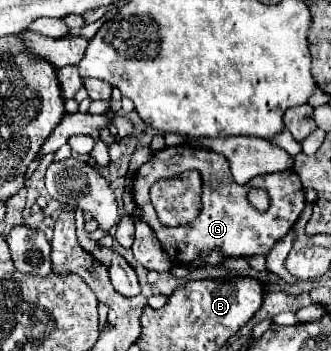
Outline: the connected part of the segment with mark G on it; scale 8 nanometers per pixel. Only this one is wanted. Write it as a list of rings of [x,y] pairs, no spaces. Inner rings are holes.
[[[189,145],[165,147],[155,151],[151,159],[135,173],[133,181],[133,199],[141,211],[141,219],[155,231],[163,251],[169,255],[173,265],[189,265],[201,259],[209,251],[219,251],[225,257],[253,257],[253,255],[267,255],[273,245],[287,235],[287,231],[299,219],[305,207],[305,191],[303,185],[293,171],[261,175],[251,179],[247,185],[239,185],[233,181],[229,173],[229,163],[221,153],[209,149],[191,149]],[[197,169],[203,177],[203,193],[201,193],[201,211],[197,219],[189,225],[179,227],[165,227],[157,221],[157,213],[153,213],[153,205],[149,201],[149,189],[159,179],[179,177],[183,171]],[[253,189],[265,189],[269,195],[269,209],[259,213],[247,199],[247,193]]]

